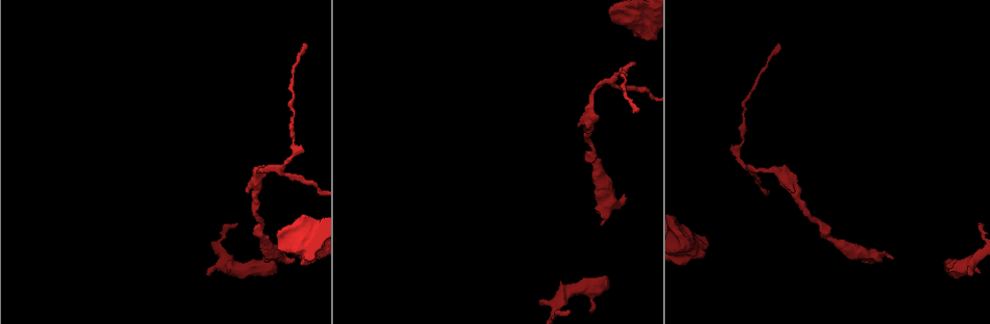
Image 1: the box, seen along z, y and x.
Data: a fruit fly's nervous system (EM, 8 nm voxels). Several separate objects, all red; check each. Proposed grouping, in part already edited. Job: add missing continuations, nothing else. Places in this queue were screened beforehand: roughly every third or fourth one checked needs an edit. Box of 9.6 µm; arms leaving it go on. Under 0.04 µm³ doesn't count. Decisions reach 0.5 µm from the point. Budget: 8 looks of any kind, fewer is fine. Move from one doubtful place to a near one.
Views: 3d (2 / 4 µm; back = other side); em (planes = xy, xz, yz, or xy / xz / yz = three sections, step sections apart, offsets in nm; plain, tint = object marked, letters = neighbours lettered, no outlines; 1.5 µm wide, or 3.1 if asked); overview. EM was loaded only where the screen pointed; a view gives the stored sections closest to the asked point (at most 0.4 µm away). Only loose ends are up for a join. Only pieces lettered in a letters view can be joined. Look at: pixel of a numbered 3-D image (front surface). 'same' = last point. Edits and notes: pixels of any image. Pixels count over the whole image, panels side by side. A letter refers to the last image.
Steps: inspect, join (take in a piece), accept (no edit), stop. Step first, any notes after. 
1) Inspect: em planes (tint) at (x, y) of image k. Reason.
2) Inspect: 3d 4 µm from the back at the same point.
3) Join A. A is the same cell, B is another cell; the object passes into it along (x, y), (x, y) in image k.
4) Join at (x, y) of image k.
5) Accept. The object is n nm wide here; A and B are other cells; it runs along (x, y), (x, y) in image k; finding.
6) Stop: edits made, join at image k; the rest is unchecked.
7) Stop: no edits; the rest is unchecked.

Inspect: 3d 2 µm at (981, 222) of image 1.

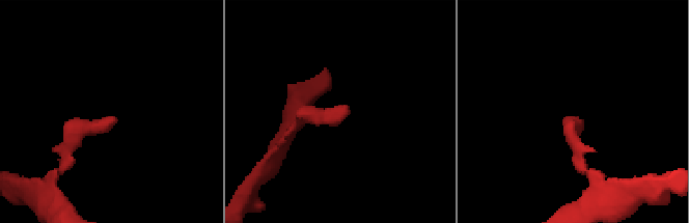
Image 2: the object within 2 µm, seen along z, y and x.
Inspect: em yz step 4 (letters) at (343, 111) of image 2.

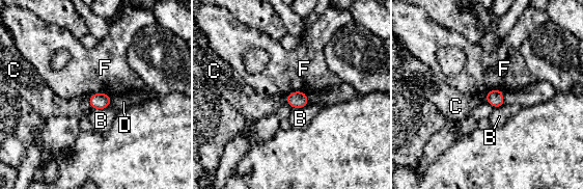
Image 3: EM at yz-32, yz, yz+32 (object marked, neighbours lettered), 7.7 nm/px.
Inspect: em xz step 4 (letters) at the same point.

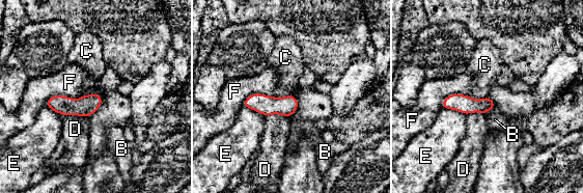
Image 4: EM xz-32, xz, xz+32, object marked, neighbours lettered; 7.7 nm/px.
Accept. The longest contact is with F, 300 nm; B, C, D, E and F are other cells; a border runs along (82, 95), (52, 95), (45, 105) in image 4; no lettered piece goes on from it.

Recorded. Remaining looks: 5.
Inspect: 3d 4 µm at (207, 273) of image 1. Free end.

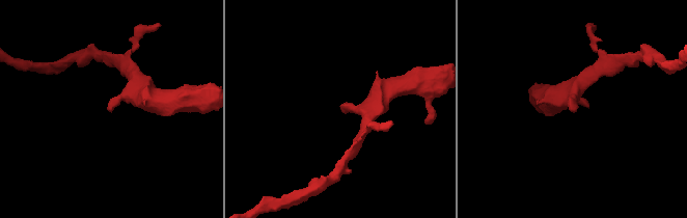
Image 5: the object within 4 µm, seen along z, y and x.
Inspect: em planes (letters) at (111, 111) of image 5.

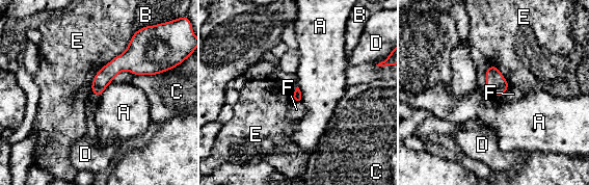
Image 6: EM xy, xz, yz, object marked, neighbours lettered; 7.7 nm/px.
Accept. A, B, C, D, E and F are other cells; a border runs along (111, 81), (99, 97) in image 6; no lettered piece goes on from it.

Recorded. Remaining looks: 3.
Inspect: 3d 2 µm at (626, 199) of image 1. Thick end.

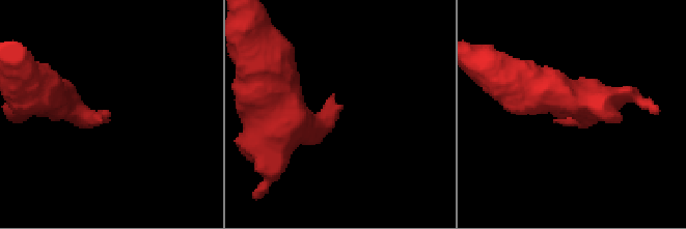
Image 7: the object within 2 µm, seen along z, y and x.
Inspect: em xz step 8 (letters) at (107, 111) of image 7. Shape alone is not enough.

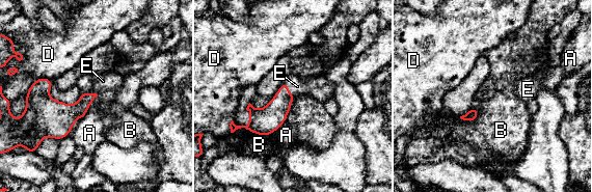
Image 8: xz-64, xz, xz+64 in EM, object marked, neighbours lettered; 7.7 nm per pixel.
Join E. E is the same cell, A, B and D are other cells; it goes on there.

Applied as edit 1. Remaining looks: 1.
Stop: edits made, join at image 8; the rest is unchecked.

